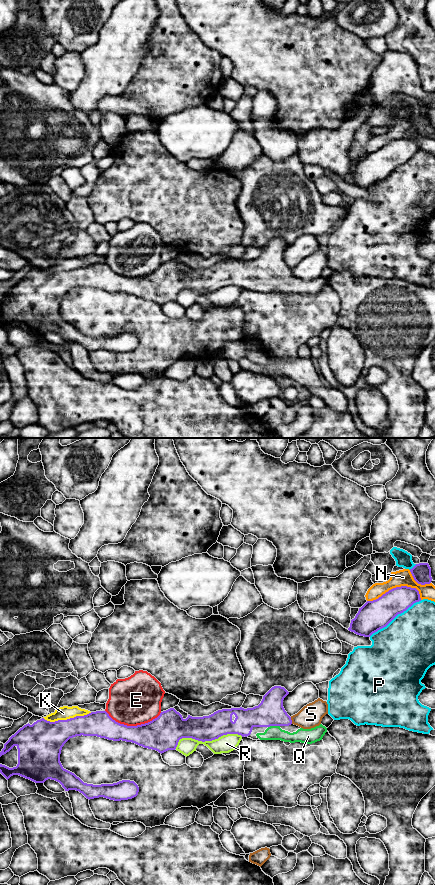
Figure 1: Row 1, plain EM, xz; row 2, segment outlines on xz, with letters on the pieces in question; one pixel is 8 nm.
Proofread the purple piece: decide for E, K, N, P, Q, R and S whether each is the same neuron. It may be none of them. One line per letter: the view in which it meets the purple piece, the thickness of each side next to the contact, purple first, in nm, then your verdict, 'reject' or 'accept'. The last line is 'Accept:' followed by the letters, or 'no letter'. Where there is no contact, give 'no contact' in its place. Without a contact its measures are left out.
E: meets purple in xz; 280 nm thick on the purple side, 400 nm on the other; reject
K: meets purple in xz; 300 nm thick on the purple side, 110 nm on the other; reject
N: meets purple in xz; 220 nm thick on the purple side, 130 nm on the other; reject
P: meets purple in xz; 240 nm thick on the purple side, 460 nm on the other; reject
Q: meets purple in xz; 220 nm thick on the purple side, 110 nm on the other; accept
R: meets purple in xz; 200 nm thick on the purple side, 140 nm on the other; reject
S: meets purple in xz; 220 nm thick on the purple side, 190 nm on the other; reject
Accept: Q

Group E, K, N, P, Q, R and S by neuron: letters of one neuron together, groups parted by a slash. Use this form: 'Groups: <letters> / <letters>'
Groups: E / K / N / P / Q / R / S

